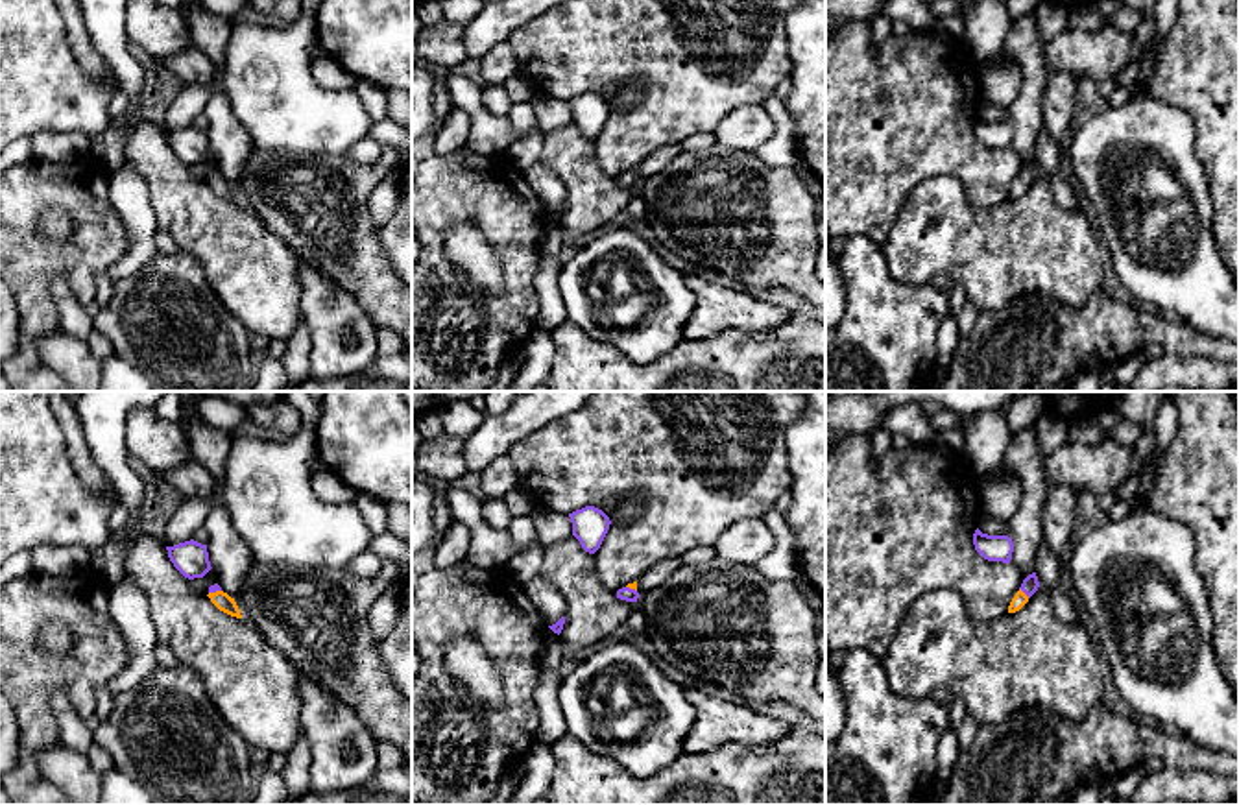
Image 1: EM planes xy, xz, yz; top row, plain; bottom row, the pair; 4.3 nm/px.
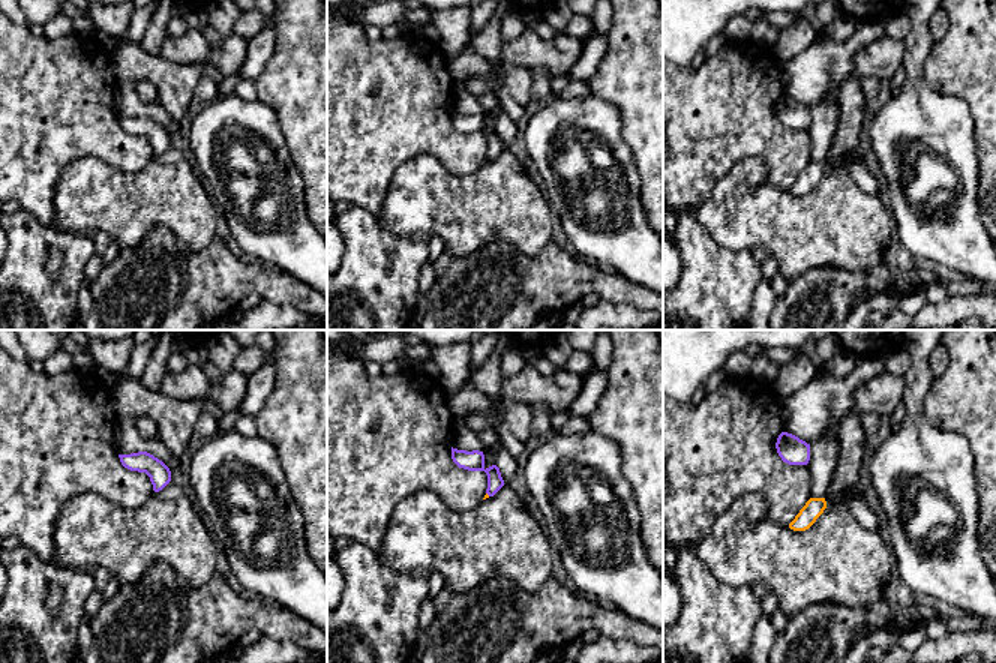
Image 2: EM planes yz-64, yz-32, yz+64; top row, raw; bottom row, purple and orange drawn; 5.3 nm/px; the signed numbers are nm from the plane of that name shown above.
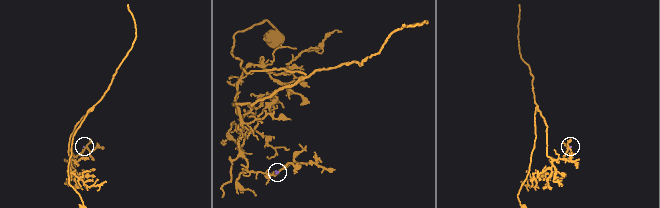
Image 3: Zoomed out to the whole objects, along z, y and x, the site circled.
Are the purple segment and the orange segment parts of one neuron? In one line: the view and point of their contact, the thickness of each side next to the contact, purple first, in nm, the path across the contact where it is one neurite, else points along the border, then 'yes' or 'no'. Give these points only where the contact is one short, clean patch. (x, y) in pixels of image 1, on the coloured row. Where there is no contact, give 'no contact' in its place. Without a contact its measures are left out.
meets purple in yz at (1025, 593); 70 nm thick on the purple side, 60 nm on the other; runs through yz (1031, 584), (1025, 593), (1020, 599); yes

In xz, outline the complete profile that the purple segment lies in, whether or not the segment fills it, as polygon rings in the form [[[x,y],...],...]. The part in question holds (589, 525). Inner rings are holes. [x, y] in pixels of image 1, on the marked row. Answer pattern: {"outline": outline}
{"outline": [[[595,506],[576,510],[569,513],[569,517],[572,523],[572,535],[585,552],[595,554],[609,530],[609,517]]]}

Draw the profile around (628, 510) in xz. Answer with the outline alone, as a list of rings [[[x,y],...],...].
[[[633,495],[622,500],[606,515],[609,517],[609,521],[633,523],[639,519],[641,511],[643,511],[643,499],[639,495]]]

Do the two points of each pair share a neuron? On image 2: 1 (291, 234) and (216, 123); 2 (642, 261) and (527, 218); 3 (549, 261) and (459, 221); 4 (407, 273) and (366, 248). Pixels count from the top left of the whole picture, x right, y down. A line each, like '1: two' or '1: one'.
1: one
2: two
3: two
4: one

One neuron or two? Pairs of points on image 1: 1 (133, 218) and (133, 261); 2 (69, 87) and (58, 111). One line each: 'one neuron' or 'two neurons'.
1: one neuron
2: one neuron

